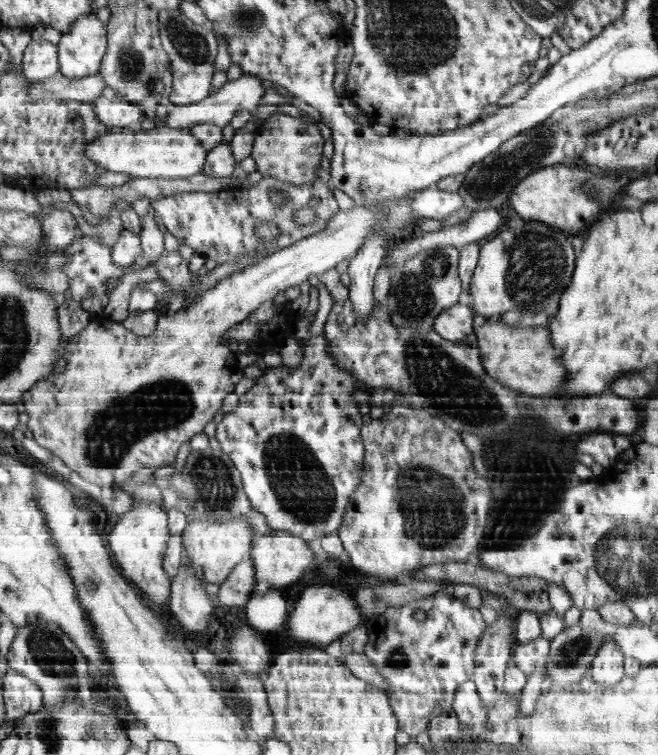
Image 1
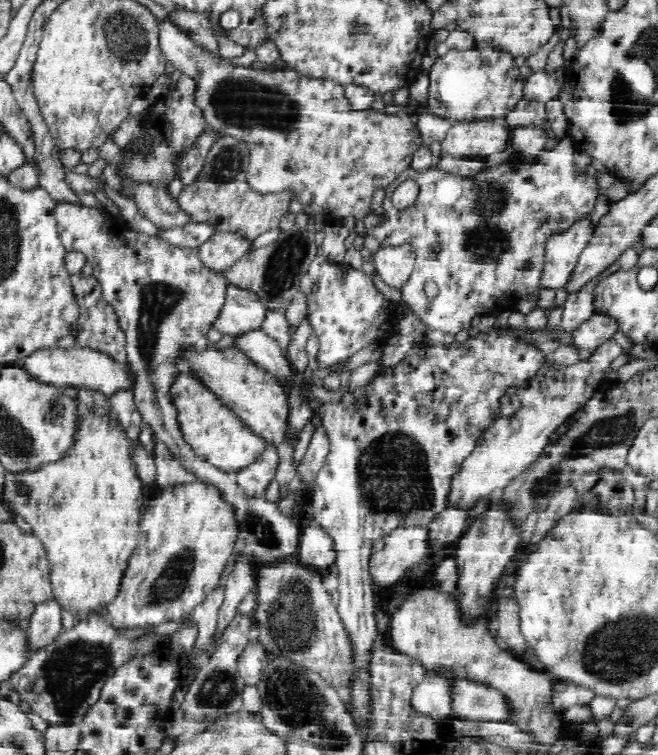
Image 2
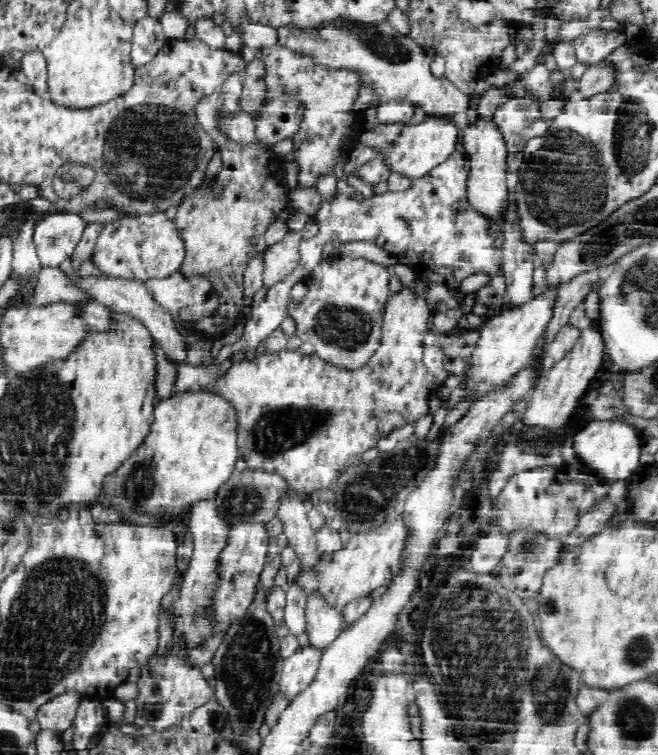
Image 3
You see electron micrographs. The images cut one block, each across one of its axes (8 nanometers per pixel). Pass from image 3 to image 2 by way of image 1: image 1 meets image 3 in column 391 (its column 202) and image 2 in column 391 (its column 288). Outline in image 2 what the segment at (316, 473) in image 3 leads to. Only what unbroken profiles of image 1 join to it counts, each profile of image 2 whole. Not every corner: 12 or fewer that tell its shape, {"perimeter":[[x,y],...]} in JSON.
{"perimeter":[[412,244],[382,248],[374,262],[384,284],[402,292],[414,274]]}

